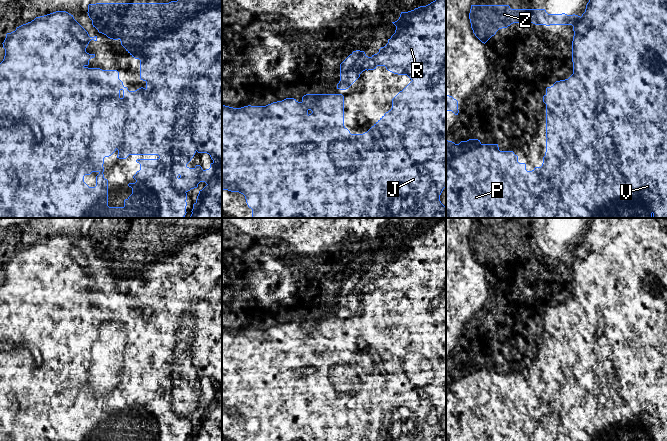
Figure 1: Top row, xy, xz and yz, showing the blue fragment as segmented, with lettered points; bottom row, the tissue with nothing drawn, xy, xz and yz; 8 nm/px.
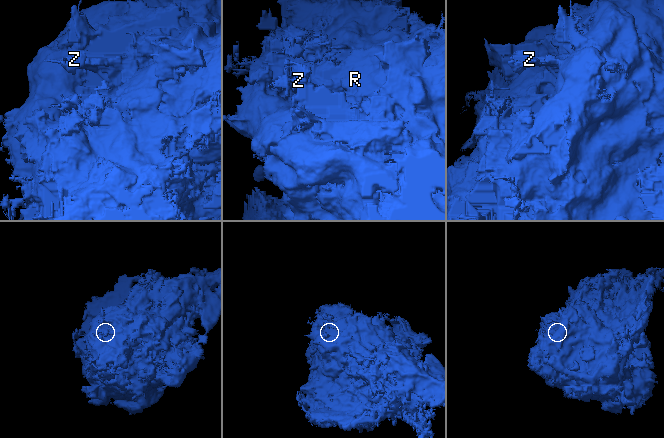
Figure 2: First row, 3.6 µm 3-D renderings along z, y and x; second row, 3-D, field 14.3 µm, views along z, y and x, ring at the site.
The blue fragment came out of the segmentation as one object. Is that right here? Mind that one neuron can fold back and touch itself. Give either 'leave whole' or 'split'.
leave whole

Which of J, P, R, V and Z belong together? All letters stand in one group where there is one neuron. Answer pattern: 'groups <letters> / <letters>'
groups J P R V Z

